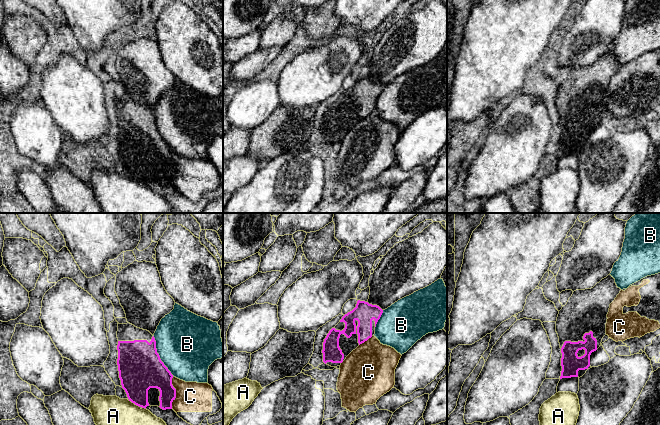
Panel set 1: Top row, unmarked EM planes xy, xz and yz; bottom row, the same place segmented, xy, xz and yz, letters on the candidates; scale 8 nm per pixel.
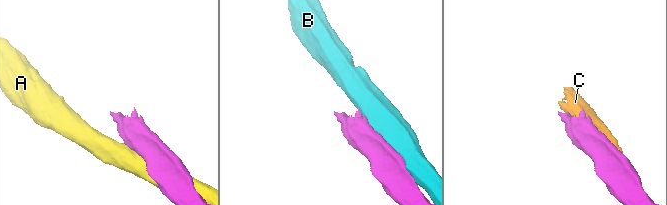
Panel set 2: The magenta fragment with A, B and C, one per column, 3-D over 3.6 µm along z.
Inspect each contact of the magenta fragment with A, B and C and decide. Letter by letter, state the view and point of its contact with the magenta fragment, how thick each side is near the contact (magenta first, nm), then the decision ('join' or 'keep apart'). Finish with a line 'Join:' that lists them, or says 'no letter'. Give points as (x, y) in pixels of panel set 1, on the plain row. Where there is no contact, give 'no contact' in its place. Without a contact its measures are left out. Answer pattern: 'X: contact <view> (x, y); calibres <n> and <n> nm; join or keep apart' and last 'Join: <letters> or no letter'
A: contact xy (137, 181); calibres 300 and 480 nm; keep apart
B: contact xy (158, 131); calibres 360 and 480 nm; keep apart
C: contact xy (175, 168); calibres 240 and 240 nm; keep apart
Join: no letter

